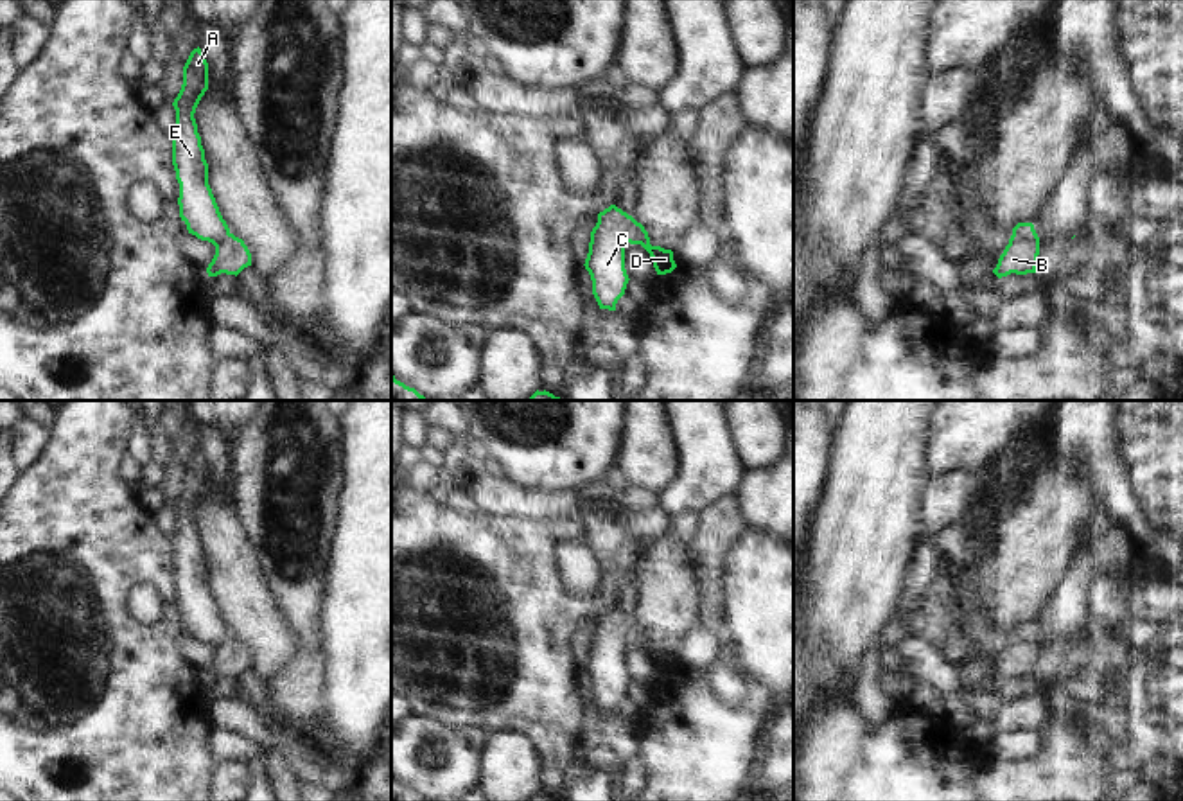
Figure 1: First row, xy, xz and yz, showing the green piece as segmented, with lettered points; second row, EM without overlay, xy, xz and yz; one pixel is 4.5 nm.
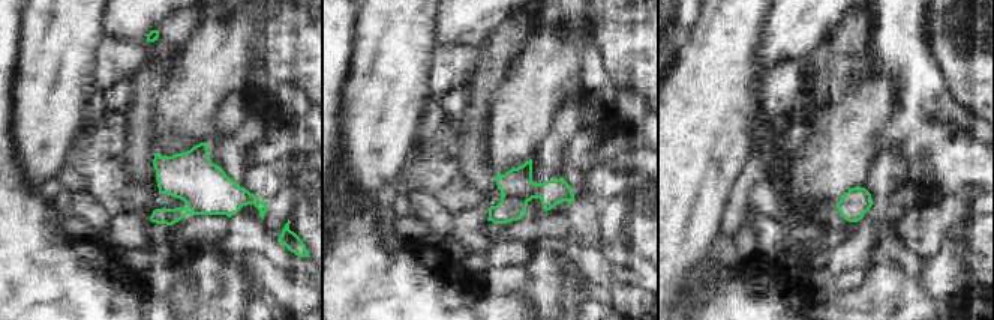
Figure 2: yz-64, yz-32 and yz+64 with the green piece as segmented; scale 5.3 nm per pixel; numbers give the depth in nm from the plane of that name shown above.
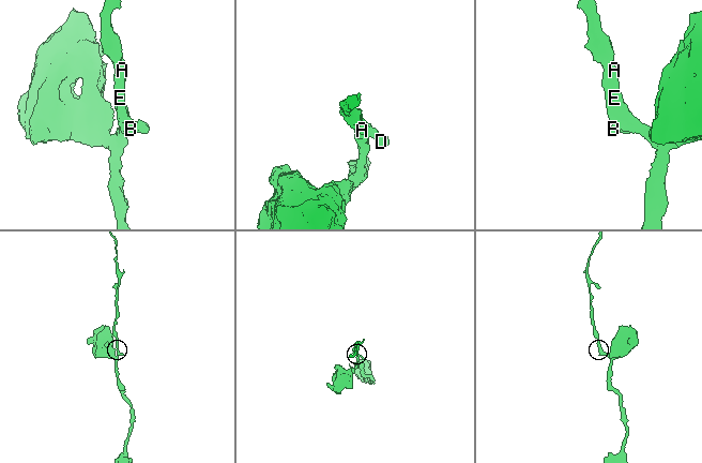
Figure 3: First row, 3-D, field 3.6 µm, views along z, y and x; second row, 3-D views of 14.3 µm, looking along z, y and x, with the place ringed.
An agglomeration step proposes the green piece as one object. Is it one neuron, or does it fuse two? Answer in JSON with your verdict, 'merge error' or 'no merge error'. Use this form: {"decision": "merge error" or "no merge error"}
{"decision": "merge error"}

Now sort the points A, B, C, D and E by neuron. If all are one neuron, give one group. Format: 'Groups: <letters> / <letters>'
Groups: A C E / B D.

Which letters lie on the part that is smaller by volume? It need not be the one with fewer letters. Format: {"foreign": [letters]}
{"foreign": ["B", "D"]}

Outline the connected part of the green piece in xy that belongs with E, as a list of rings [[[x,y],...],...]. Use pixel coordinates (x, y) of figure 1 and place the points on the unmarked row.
[[[194,451],[183,469],[183,487],[174,501],[176,530],[172,533],[172,568],[180,585],[180,620],[188,636],[214,648],[230,630],[223,621],[208,587],[208,566],[194,521],[196,510],[208,492],[208,465],[201,451]]]

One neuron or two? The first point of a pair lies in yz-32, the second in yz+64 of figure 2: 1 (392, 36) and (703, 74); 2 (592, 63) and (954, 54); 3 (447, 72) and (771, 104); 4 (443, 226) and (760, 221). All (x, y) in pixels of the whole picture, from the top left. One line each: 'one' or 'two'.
1: one
2: two
3: one
4: two

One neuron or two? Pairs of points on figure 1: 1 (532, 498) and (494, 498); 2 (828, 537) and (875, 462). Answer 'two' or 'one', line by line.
1: one
2: one

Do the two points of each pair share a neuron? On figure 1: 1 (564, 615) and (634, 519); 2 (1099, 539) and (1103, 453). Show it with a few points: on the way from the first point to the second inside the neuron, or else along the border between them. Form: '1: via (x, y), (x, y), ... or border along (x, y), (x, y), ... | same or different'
1: border along (623, 510), (623, 525), (639, 539) | different
2: via (1108, 518), (1108, 475) | same

